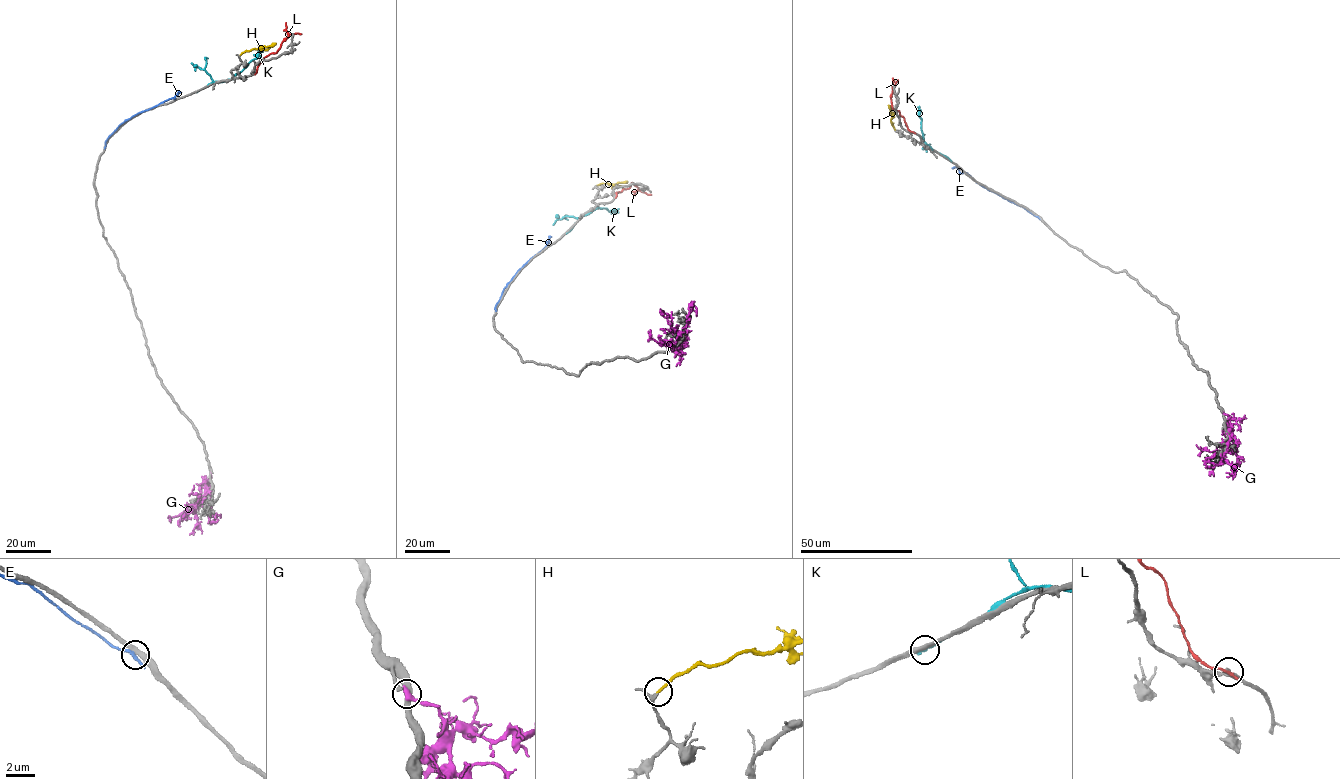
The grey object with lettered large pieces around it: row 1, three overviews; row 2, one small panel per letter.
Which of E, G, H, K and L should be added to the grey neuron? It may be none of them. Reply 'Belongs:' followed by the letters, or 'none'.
Belongs: H

